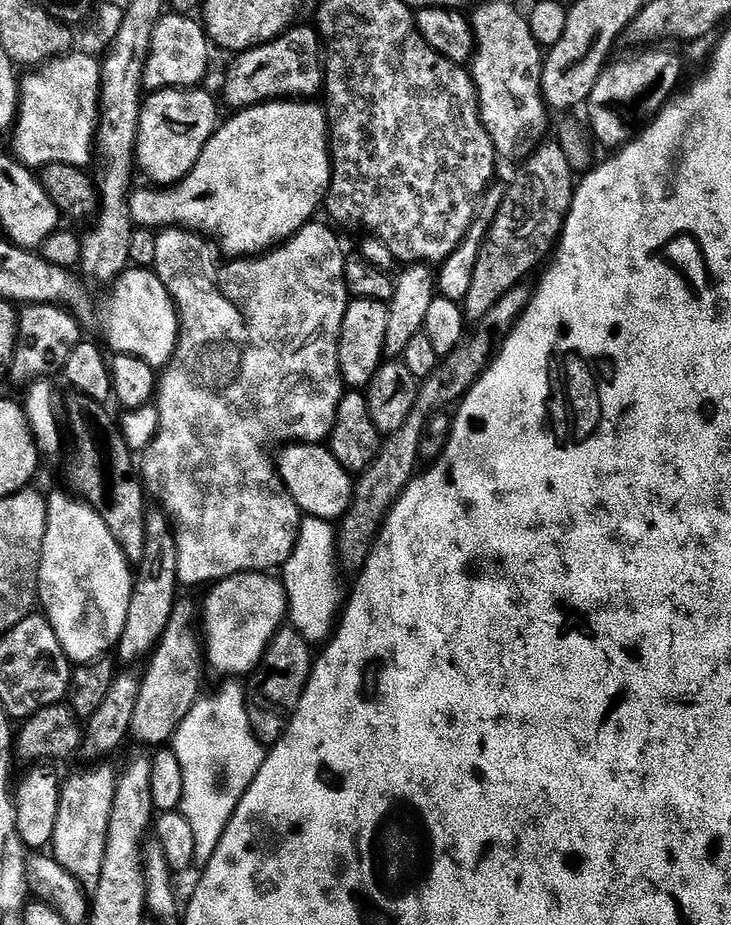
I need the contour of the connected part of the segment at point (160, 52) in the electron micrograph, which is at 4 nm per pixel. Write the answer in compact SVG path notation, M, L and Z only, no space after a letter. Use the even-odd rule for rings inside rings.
M164 14L153 30L151 51L144 65L143 87L149 93L162 92L166 88L195 89L208 76L208 63L212 60L213 45L205 25L188 14Z

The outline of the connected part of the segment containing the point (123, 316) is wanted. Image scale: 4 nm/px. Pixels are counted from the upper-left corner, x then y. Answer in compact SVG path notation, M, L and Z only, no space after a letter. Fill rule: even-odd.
M129 267L110 285L112 293L108 296L108 305L104 308L104 340L116 354L133 356L135 352L144 352L144 356L152 356L152 360L164 360L164 356L175 356L180 338L180 317L172 295L156 276L155 271L144 268Z

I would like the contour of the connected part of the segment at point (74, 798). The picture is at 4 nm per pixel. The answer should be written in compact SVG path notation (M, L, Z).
M108 762L97 764L100 764L97 768L76 772L69 780L65 779L61 783L58 822L54 822L54 834L50 845L52 859L61 864L89 894L95 893L102 878L110 814L114 810L118 779L117 769L112 769Z

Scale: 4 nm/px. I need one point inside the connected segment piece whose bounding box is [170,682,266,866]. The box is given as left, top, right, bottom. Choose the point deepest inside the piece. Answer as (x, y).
(220, 756)

